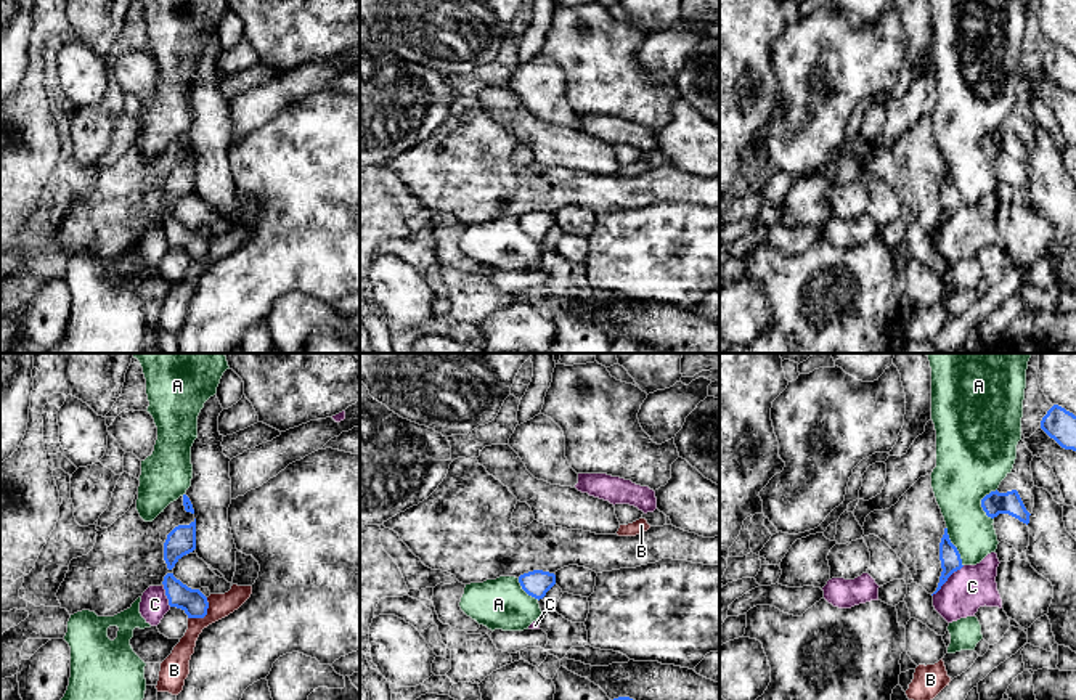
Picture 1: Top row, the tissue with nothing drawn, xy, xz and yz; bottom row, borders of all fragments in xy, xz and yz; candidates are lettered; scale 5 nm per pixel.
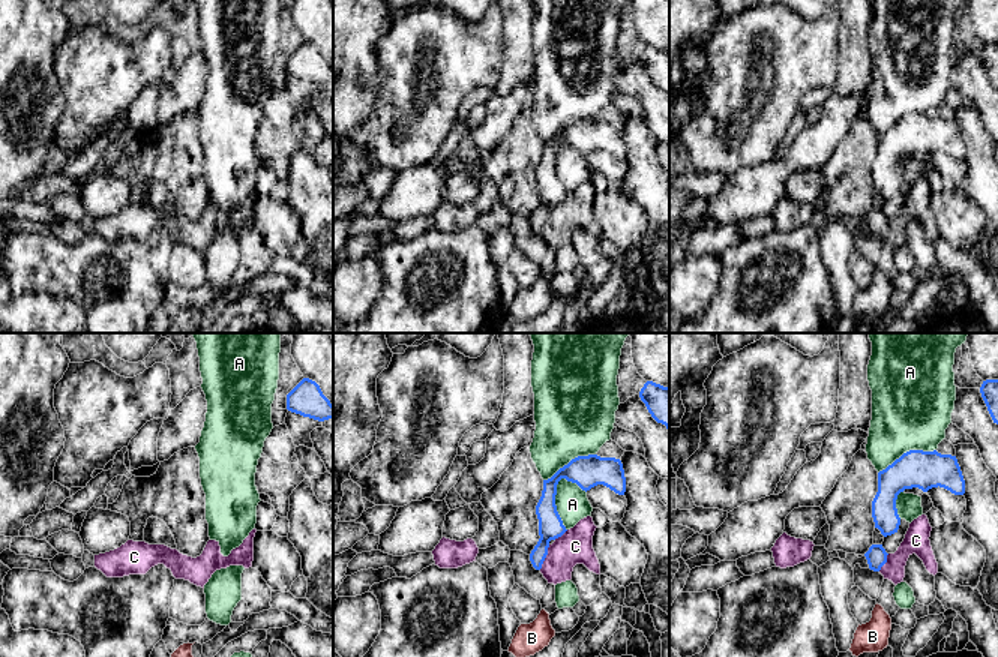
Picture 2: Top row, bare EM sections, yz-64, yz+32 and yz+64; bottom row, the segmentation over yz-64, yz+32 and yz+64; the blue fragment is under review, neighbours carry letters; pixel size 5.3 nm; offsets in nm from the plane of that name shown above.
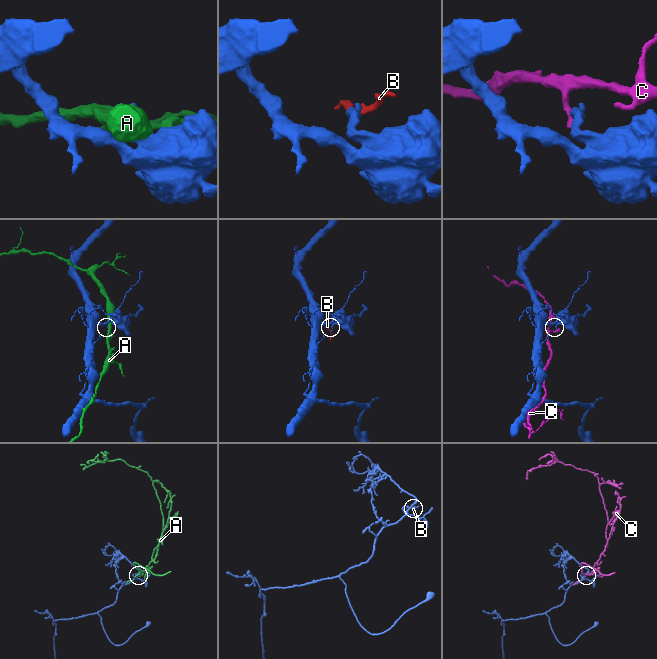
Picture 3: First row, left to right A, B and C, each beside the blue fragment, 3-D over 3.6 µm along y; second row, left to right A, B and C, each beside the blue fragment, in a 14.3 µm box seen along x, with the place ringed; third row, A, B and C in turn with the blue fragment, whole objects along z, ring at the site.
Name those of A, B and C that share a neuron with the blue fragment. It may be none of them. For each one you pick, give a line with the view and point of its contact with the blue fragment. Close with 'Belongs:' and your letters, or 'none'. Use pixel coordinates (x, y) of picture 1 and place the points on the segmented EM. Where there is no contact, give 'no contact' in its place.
Belongs: none

